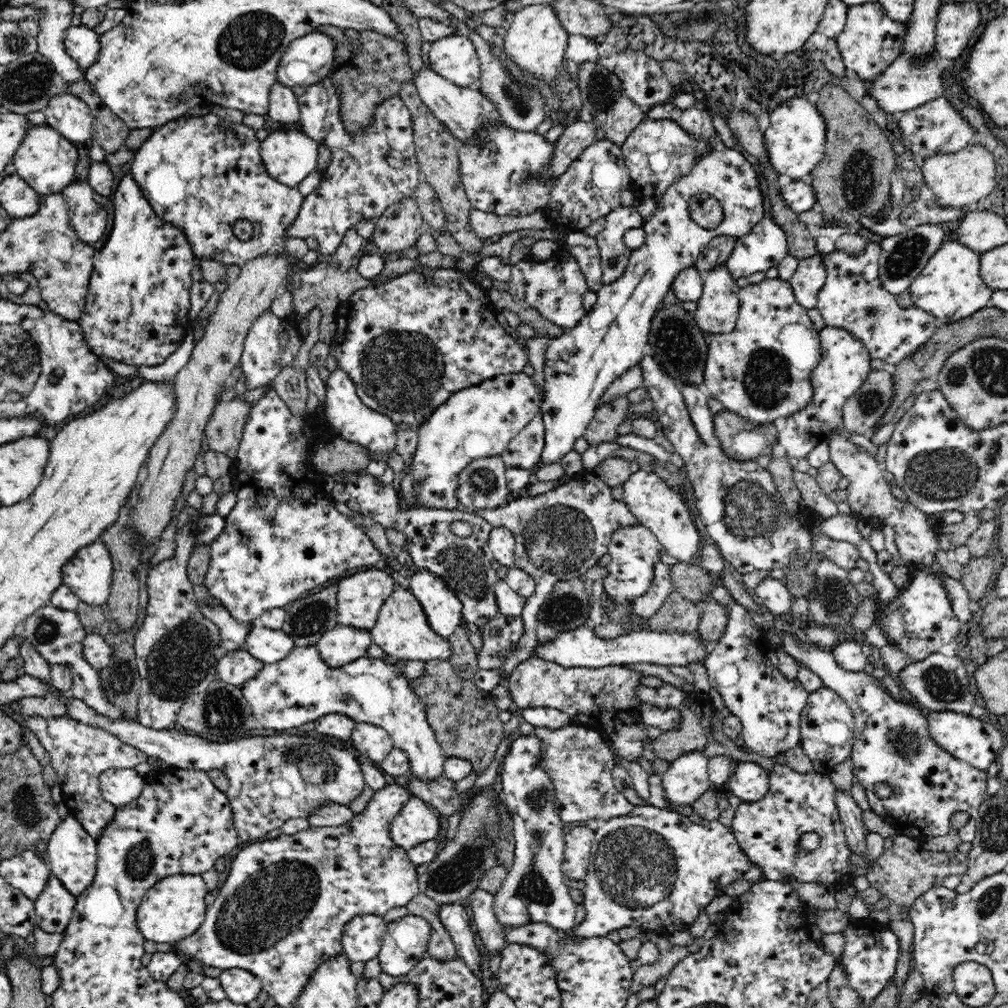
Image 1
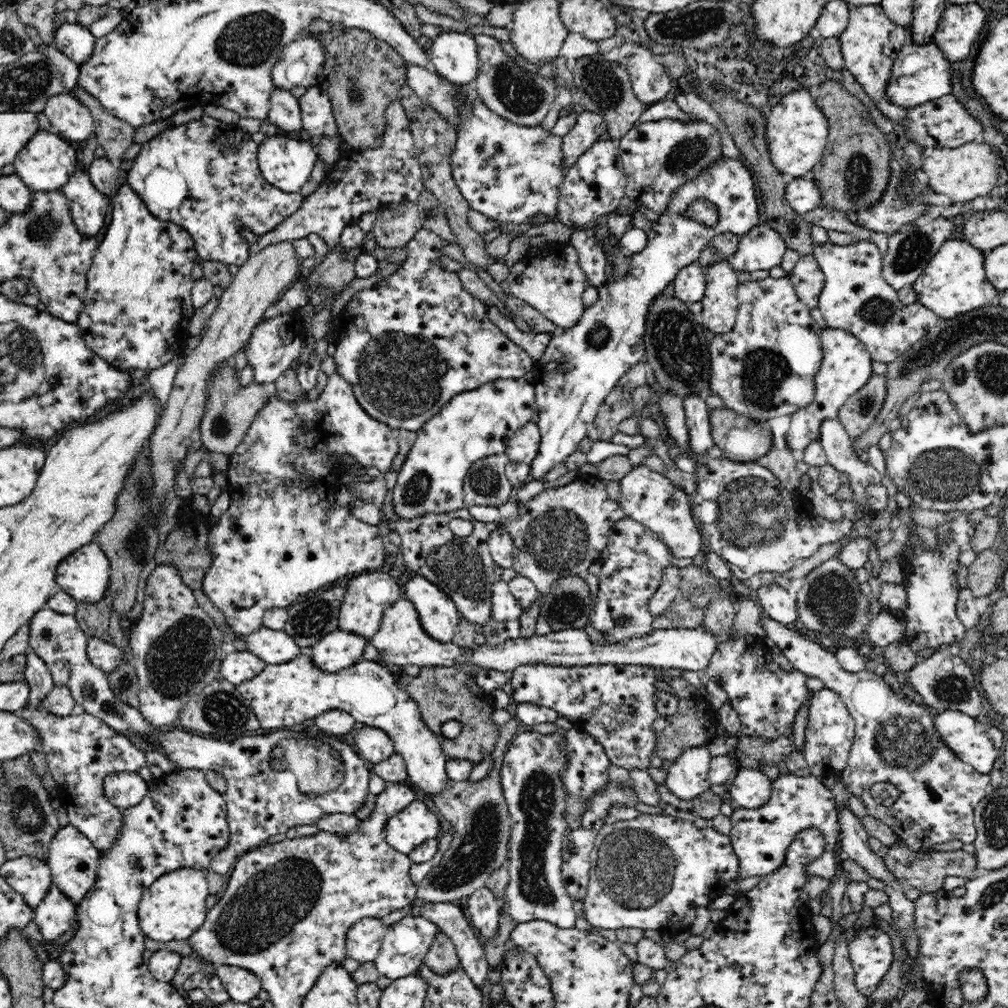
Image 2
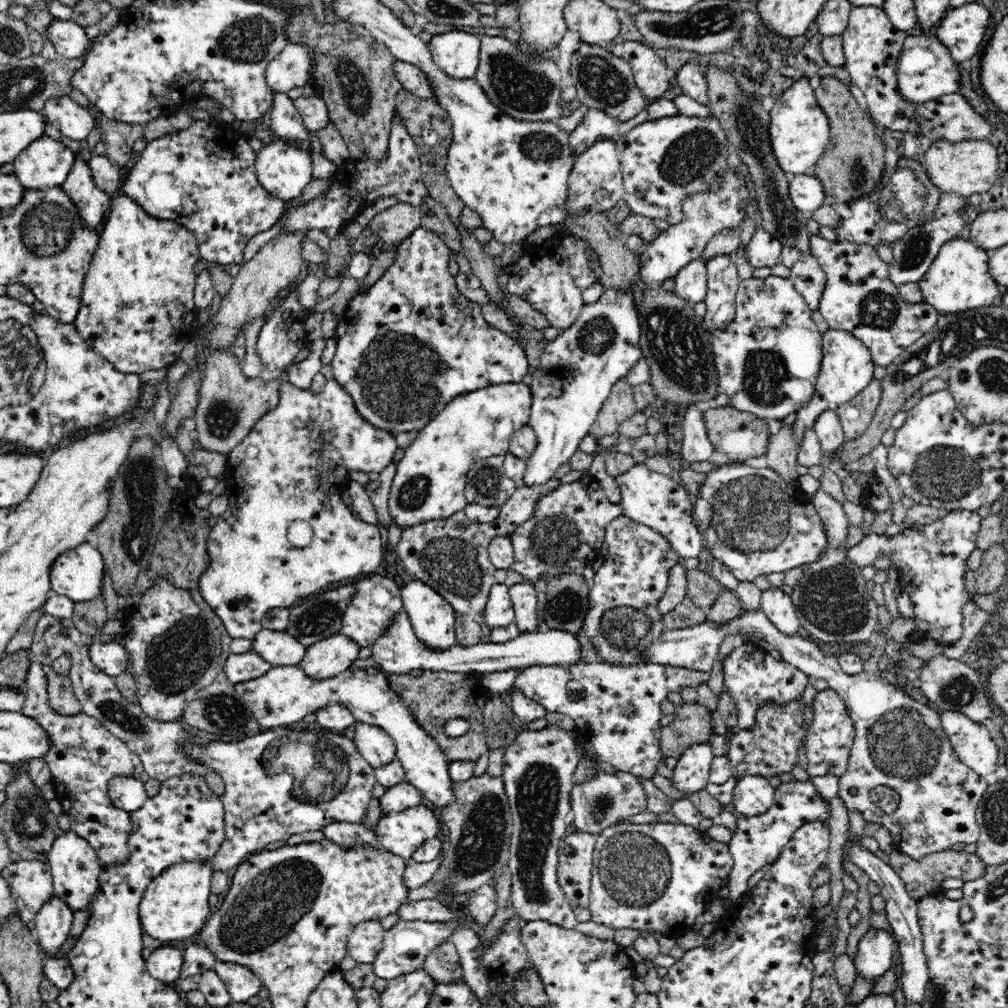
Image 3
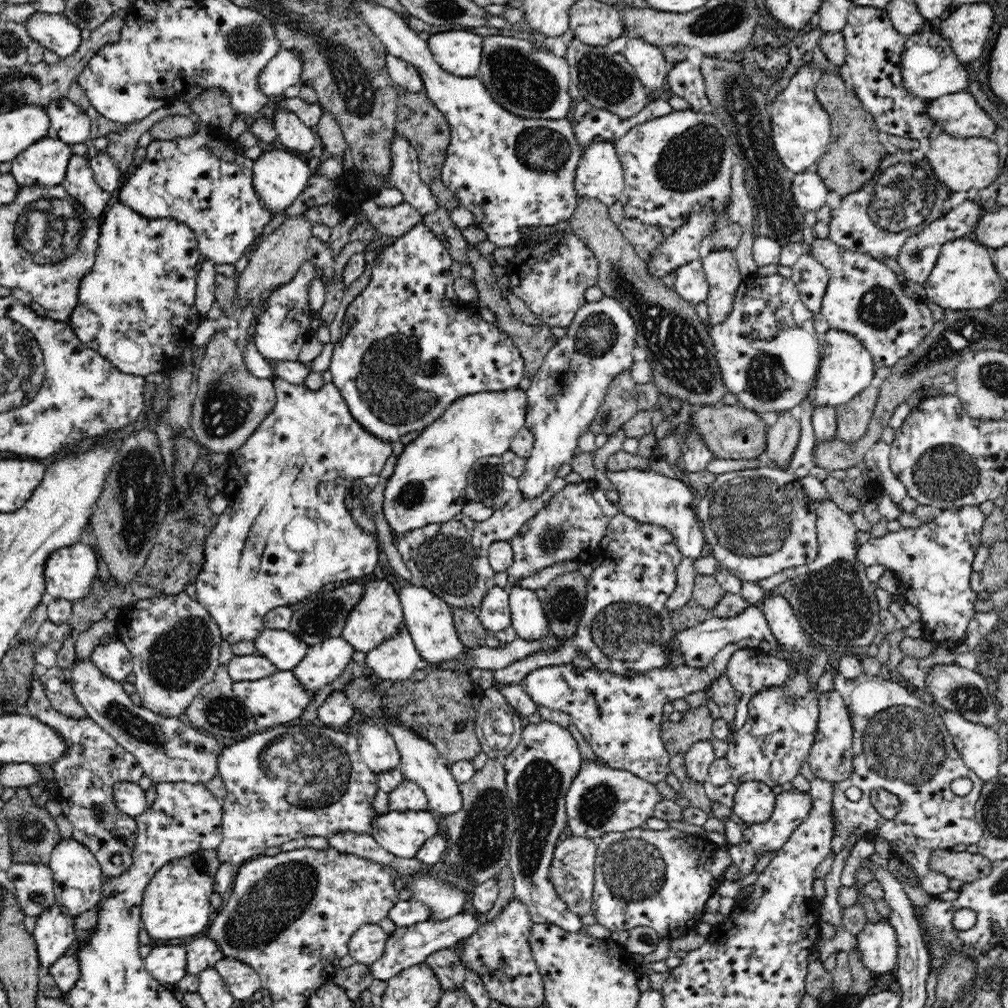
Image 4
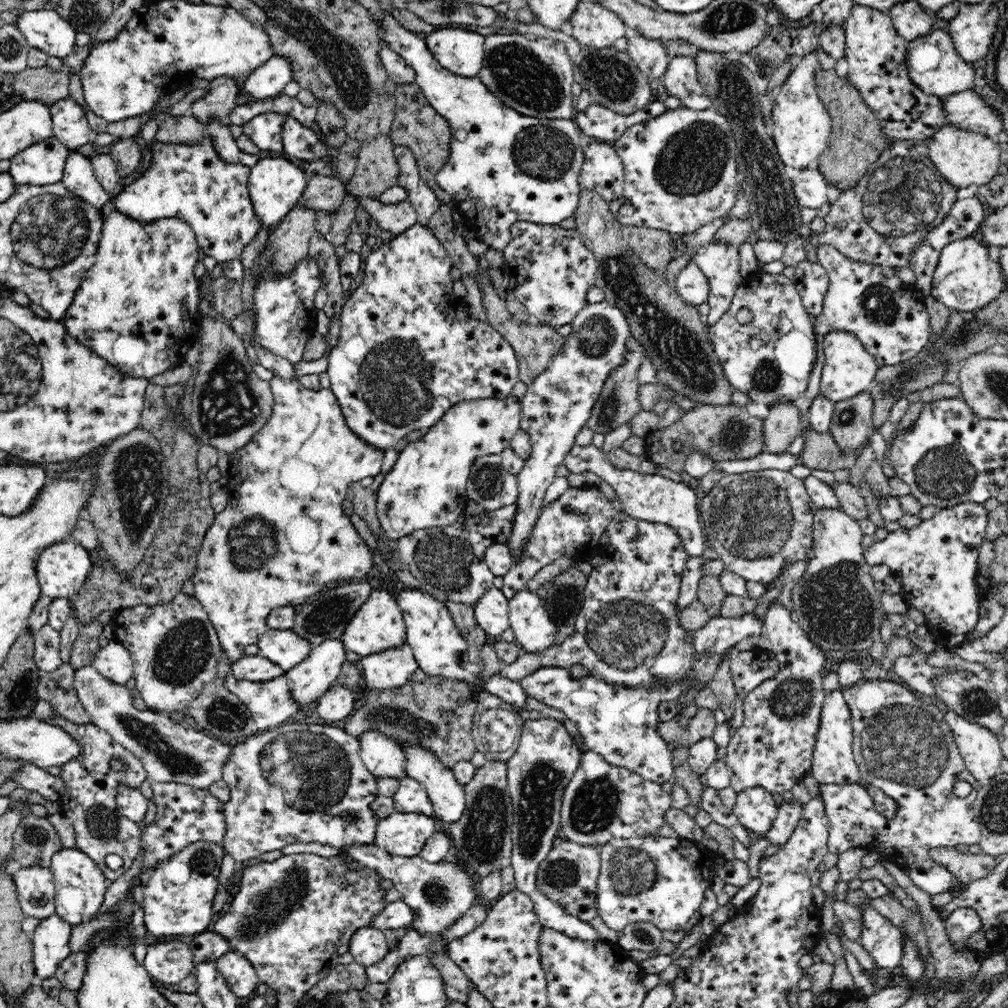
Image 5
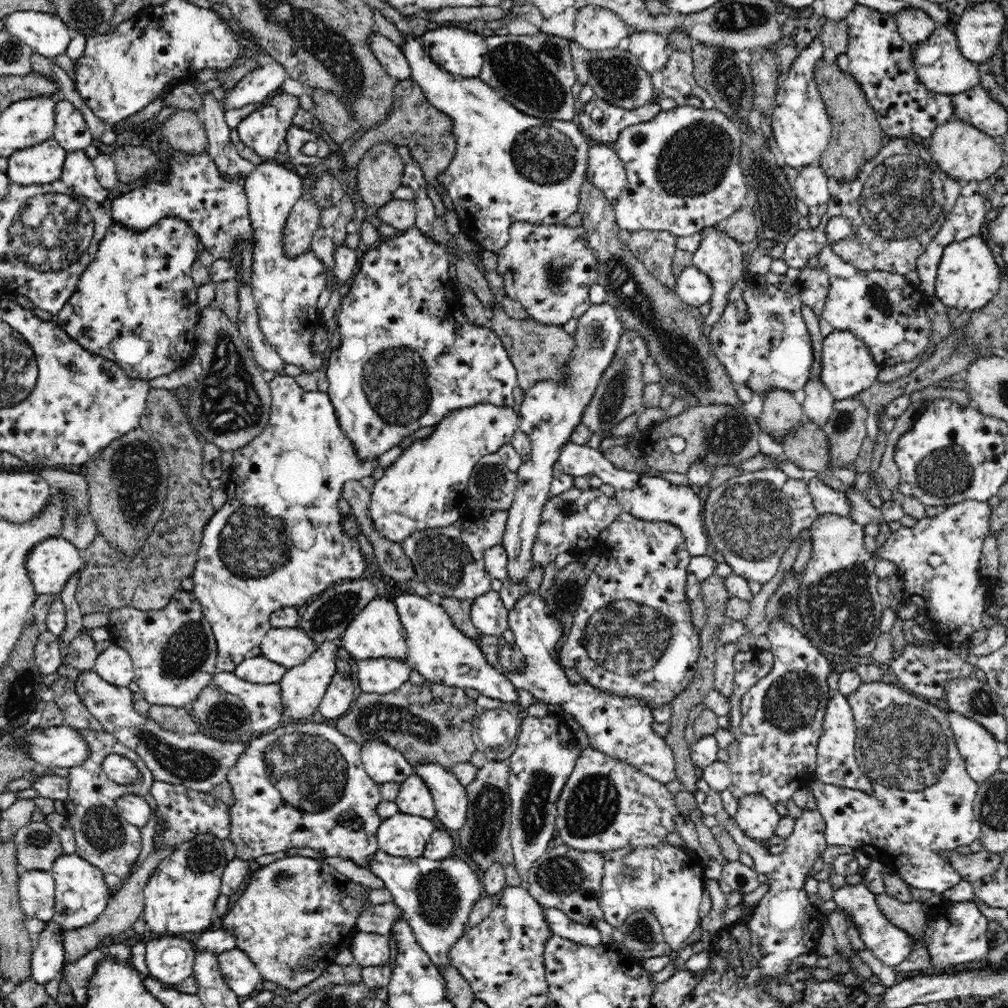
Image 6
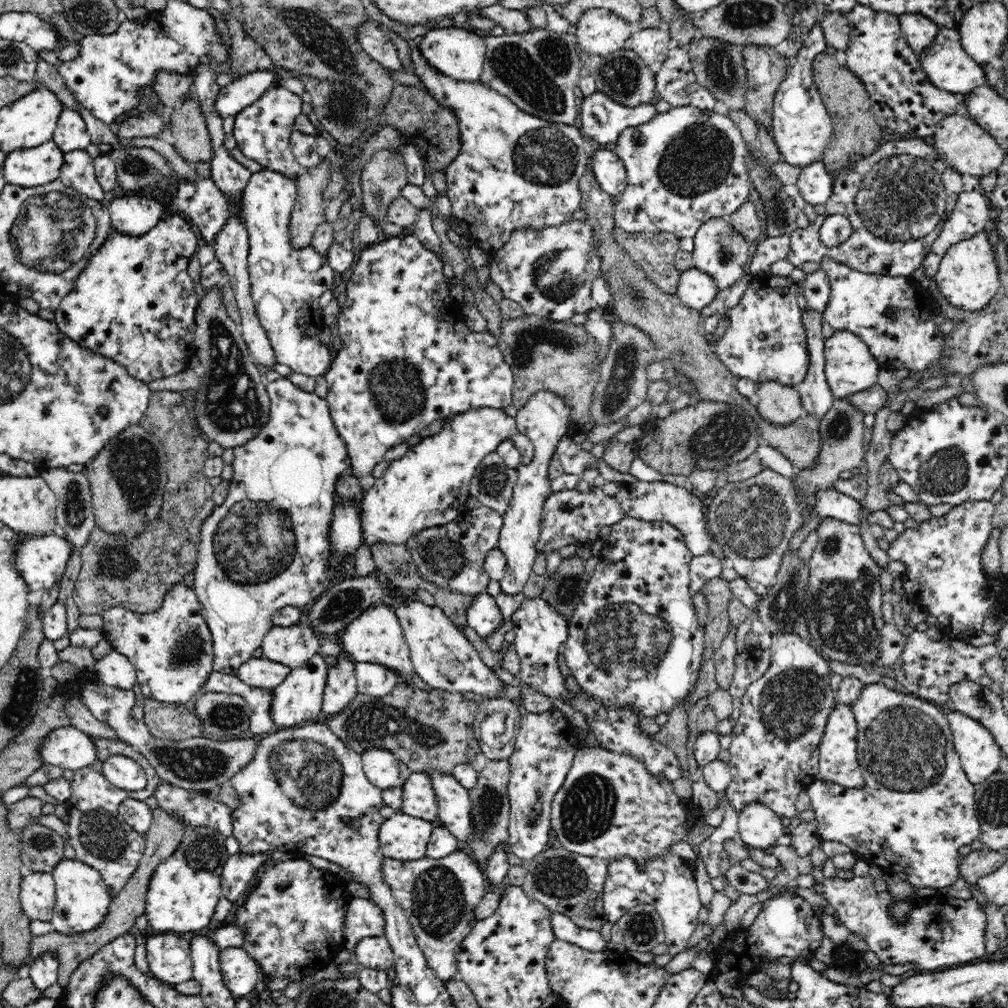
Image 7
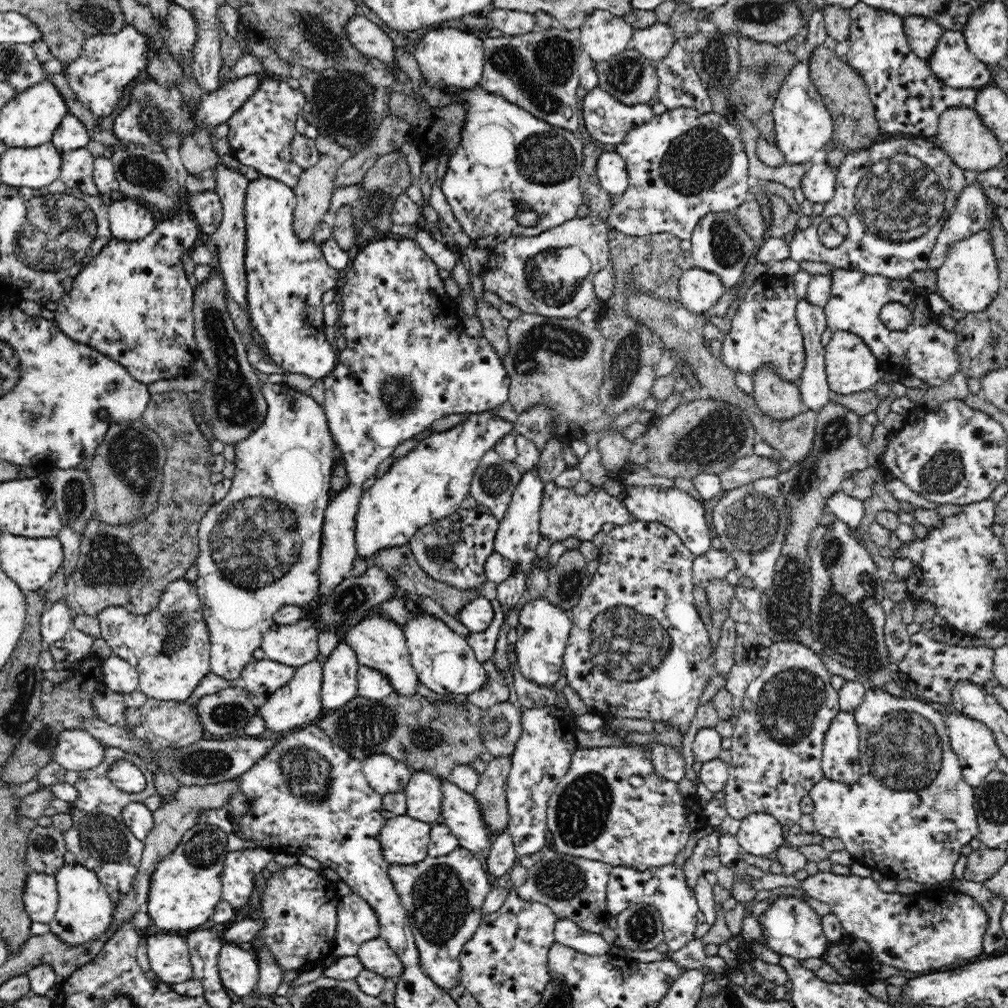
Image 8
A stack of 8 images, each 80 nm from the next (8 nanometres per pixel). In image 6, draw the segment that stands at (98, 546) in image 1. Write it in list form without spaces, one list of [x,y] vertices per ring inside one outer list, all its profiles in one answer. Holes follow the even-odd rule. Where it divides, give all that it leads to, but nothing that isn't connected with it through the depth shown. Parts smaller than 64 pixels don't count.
[[[60,534],[30,548],[24,562],[34,591],[40,595],[58,596],[72,572],[79,572],[82,566],[81,551]]]

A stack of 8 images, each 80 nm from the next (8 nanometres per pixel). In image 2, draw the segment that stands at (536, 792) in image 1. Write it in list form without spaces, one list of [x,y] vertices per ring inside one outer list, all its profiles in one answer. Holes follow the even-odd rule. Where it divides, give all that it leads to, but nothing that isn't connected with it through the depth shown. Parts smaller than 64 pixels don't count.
[[[526,731],[516,734],[511,740],[501,766],[501,785],[503,795],[509,806],[513,820],[511,837],[509,840],[509,883],[505,888],[505,911],[513,921],[527,923],[531,920],[546,920],[560,928],[572,928],[576,922],[576,914],[572,910],[574,901],[566,890],[562,880],[561,867],[562,840],[569,831],[565,814],[567,812],[567,790],[564,788],[563,774],[569,763],[569,748],[565,739],[565,732],[554,731],[541,734]]]

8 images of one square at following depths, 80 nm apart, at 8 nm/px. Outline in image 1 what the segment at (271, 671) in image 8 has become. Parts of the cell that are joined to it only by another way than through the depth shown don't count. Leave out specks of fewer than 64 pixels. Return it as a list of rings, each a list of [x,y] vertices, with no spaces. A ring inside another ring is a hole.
[[[243,647],[230,651],[227,656],[218,660],[214,668],[217,678],[231,685],[243,685],[254,678],[263,667],[263,663],[250,655]]]

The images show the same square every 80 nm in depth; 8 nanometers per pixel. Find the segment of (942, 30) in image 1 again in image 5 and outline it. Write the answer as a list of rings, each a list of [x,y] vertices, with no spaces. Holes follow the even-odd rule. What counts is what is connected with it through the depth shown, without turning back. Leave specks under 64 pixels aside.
[[[985,1],[976,4],[964,4],[959,13],[949,20],[948,34],[953,38],[958,54],[969,63],[982,62],[988,56],[990,44],[996,36],[998,30],[998,20],[1000,20],[1000,12],[996,5],[992,2]]]

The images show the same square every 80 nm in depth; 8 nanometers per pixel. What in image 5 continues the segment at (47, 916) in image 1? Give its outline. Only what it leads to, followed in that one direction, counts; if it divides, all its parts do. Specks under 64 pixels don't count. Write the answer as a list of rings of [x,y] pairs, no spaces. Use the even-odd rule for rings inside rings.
[[[56,914],[39,922],[32,936],[32,962],[36,977],[54,977],[62,960],[71,955],[68,942],[72,927]]]

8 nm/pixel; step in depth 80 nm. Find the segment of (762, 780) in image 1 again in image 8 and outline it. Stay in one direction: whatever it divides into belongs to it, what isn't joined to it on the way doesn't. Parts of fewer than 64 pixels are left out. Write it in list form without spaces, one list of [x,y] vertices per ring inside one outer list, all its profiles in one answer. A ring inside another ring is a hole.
[[[754,813],[741,820],[740,830],[736,834],[737,841],[744,852],[753,854],[756,857],[766,858],[769,854],[774,855],[784,842],[782,837],[782,825],[772,815]]]

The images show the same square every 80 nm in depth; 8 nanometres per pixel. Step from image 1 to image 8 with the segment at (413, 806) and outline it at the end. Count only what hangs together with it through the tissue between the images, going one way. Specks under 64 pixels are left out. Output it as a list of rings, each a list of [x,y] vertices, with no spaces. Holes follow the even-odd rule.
[[[407,814],[388,819],[379,836],[386,863],[408,866],[425,860],[430,844],[430,826]]]

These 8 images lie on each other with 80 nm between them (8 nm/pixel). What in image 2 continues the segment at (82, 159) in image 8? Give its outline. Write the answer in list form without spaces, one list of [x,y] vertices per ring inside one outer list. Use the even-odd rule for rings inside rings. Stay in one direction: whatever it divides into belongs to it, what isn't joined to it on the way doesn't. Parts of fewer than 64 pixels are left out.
[[[77,170],[60,190],[69,200],[71,216],[76,229],[86,237],[96,237],[106,226],[106,214],[110,212],[111,199],[95,186],[88,170]]]

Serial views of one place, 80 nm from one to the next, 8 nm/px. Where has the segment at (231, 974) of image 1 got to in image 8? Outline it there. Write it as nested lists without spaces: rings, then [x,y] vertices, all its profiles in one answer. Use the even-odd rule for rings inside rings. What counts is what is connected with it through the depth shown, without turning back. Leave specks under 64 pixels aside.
[[[225,943],[219,952],[219,975],[224,987],[236,995],[256,991],[258,961],[248,946]]]

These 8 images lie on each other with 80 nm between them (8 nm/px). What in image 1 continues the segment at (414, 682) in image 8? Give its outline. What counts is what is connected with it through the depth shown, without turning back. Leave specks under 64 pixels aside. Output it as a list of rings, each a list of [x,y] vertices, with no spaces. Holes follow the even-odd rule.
[[[368,568],[365,571],[357,571],[348,578],[338,581],[338,623],[348,628],[358,628],[359,630],[372,631],[378,614],[382,610],[382,604],[394,594],[396,584],[388,573],[380,569]]]

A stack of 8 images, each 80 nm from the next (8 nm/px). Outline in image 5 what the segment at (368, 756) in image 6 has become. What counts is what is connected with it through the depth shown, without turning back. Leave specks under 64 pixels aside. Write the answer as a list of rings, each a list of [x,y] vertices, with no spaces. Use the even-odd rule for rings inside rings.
[[[380,732],[364,733],[359,738],[360,758],[366,768],[379,778],[402,780],[407,776],[403,749]]]

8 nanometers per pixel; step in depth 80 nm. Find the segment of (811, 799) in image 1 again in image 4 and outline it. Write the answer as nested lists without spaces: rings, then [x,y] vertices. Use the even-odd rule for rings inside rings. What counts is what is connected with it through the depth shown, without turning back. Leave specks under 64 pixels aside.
[[[796,789],[782,791],[776,798],[772,816],[765,823],[743,826],[741,844],[732,845],[729,848],[731,859],[738,867],[738,873],[742,876],[750,873],[755,868],[756,860],[762,856],[762,852],[768,852],[768,850],[774,852],[774,850],[781,849],[798,825],[802,824],[802,821],[808,816],[808,812],[810,812],[810,794],[800,793]]]

